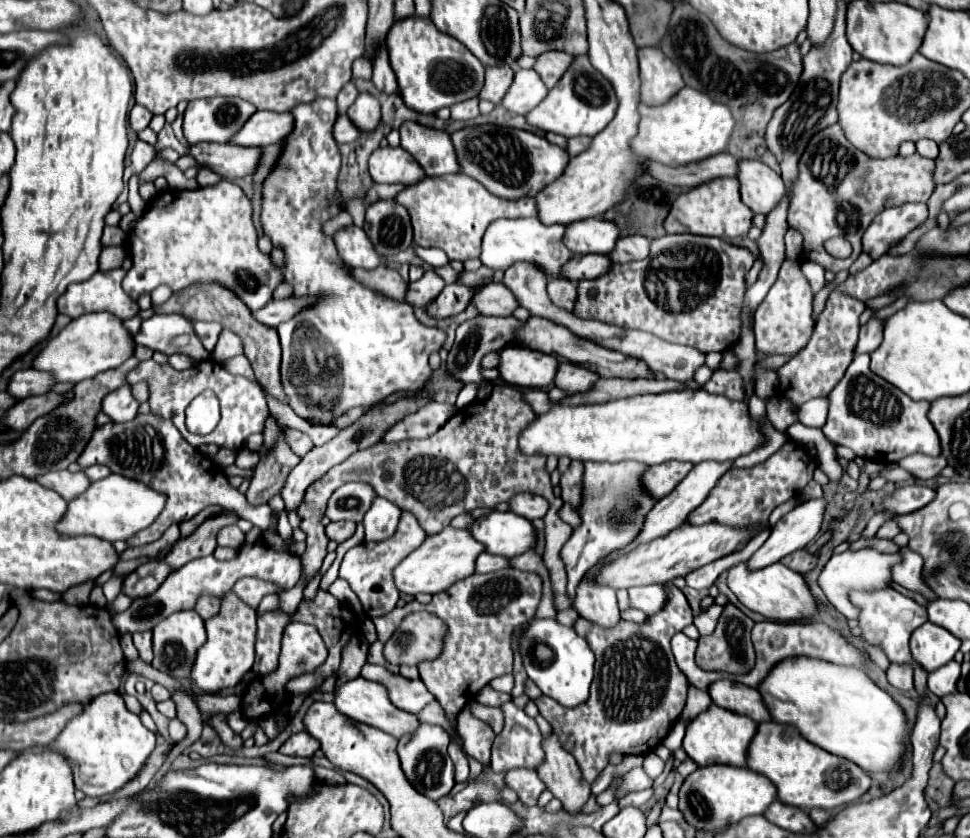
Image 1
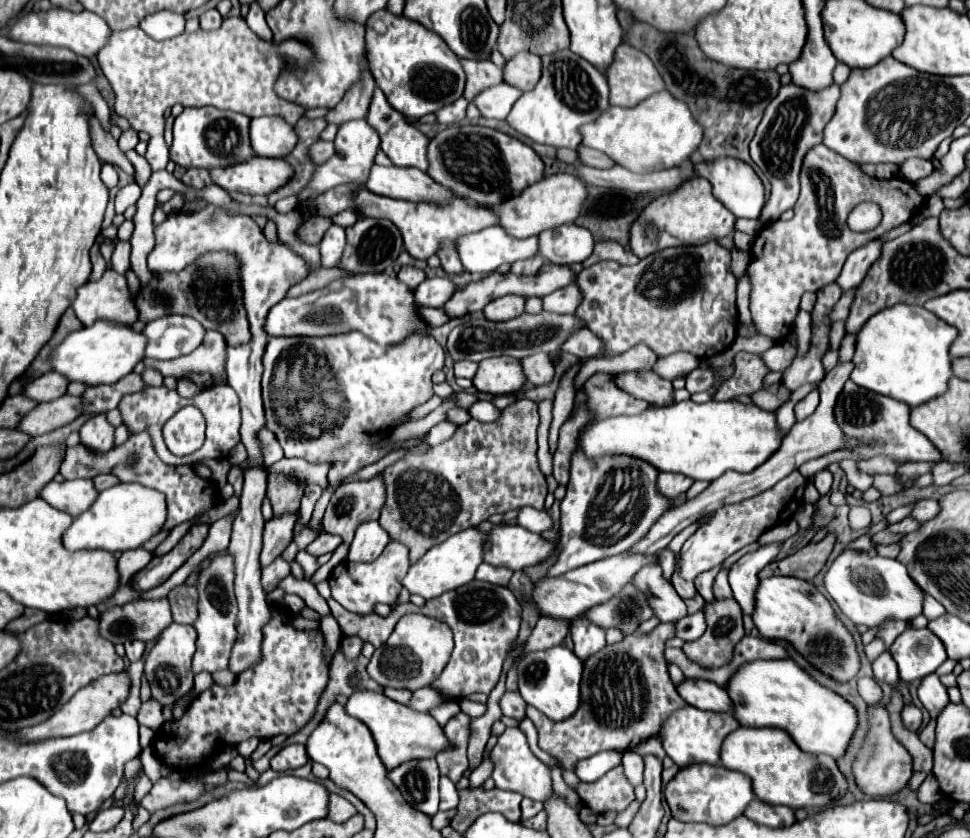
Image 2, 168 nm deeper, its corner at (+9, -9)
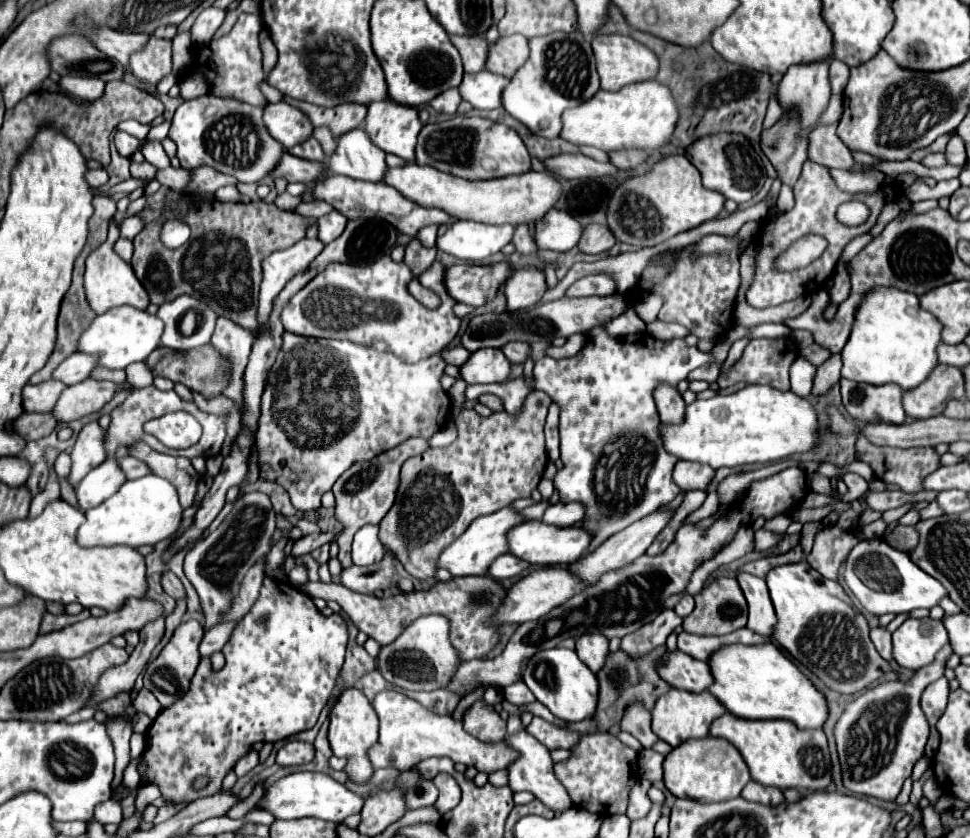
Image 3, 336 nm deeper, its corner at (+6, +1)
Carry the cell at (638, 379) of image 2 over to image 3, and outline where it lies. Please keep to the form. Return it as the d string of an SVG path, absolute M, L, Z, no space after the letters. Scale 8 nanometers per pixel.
M659 385L655 389L655 403L657 403L657 411L661 415L661 423L679 425L679 421L683 421L685 401L677 393L675 387L671 387L671 385Z

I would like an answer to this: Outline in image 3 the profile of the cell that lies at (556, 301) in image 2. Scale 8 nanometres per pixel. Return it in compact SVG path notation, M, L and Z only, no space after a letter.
M597 273L597 275L587 275L575 281L565 295L567 297L591 297L591 295L613 295L617 291L617 285L611 275L607 273Z

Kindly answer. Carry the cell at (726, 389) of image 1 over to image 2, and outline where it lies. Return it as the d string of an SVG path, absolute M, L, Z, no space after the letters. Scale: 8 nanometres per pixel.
M740 351L734 357L736 371L734 375L724 381L712 399L716 401L734 401L740 395L754 395L762 389L762 379L768 373L768 367L762 363L758 355Z

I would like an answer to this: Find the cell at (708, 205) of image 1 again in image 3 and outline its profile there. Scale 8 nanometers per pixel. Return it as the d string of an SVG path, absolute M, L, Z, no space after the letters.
M669 155L655 163L655 167L645 175L629 177L615 187L607 203L607 225L621 243L629 243L639 249L655 247L681 231L717 219L723 203L725 197L721 193L703 187L699 171L685 155Z

